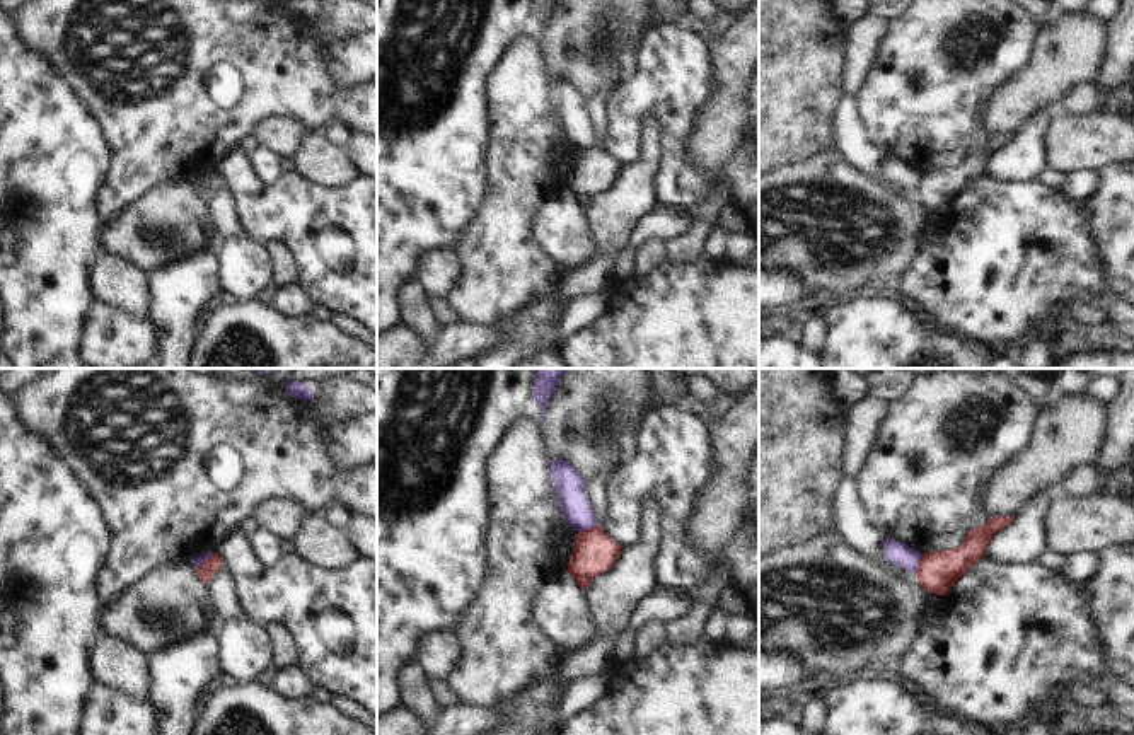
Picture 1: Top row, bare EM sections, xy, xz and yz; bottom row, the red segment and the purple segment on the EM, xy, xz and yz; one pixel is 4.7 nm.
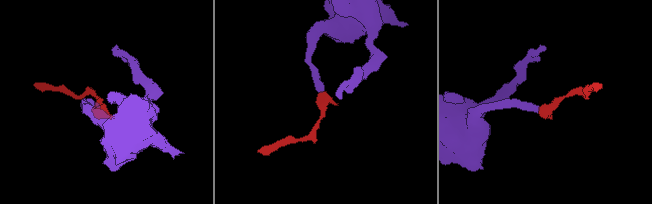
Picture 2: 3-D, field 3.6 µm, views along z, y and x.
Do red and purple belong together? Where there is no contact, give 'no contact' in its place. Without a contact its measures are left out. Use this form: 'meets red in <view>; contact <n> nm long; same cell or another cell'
meets red in yz; contact 110 nm long; another cell

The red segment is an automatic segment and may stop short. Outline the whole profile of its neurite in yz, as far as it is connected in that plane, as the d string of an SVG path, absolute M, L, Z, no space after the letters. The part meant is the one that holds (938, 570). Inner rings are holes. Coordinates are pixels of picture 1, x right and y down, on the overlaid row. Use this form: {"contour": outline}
{"contour": "M992 517L986 525L972 527L957 549L924 553L916 578L931 593L943 597L955 582L974 566L987 549L989 541L1013 522L1015 517Z"}

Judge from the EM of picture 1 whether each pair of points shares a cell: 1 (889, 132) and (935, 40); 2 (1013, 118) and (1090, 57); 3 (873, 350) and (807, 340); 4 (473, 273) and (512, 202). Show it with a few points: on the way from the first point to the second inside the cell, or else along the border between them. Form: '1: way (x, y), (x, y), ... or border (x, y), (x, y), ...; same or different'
1: way (911, 109), (925, 96), (935, 72), (935, 62); same
2: way (1030, 99), (1071, 58); same
3: border (826, 319), (822, 350); different
4: way (490, 256), (498, 248), (505, 219); same

